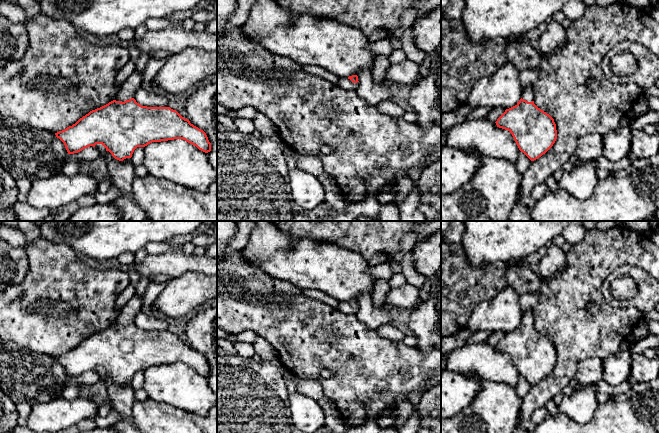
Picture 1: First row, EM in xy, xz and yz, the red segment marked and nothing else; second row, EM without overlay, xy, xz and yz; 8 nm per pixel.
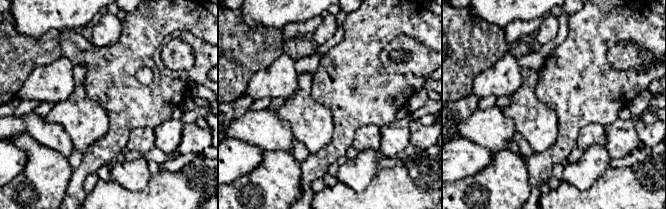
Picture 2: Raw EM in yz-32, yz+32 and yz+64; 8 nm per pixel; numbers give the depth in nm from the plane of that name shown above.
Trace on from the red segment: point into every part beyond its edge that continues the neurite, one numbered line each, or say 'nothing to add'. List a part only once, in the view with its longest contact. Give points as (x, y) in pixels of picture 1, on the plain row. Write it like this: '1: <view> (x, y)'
1: xy (127, 314)

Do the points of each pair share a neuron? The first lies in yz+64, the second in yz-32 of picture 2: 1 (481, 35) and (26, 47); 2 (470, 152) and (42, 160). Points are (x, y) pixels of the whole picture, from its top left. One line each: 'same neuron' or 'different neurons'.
1: same neuron
2: different neurons

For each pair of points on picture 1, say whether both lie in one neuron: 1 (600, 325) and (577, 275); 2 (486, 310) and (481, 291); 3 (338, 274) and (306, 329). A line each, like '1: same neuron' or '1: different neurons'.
1: same neuron
2: different neurons
3: different neurons

